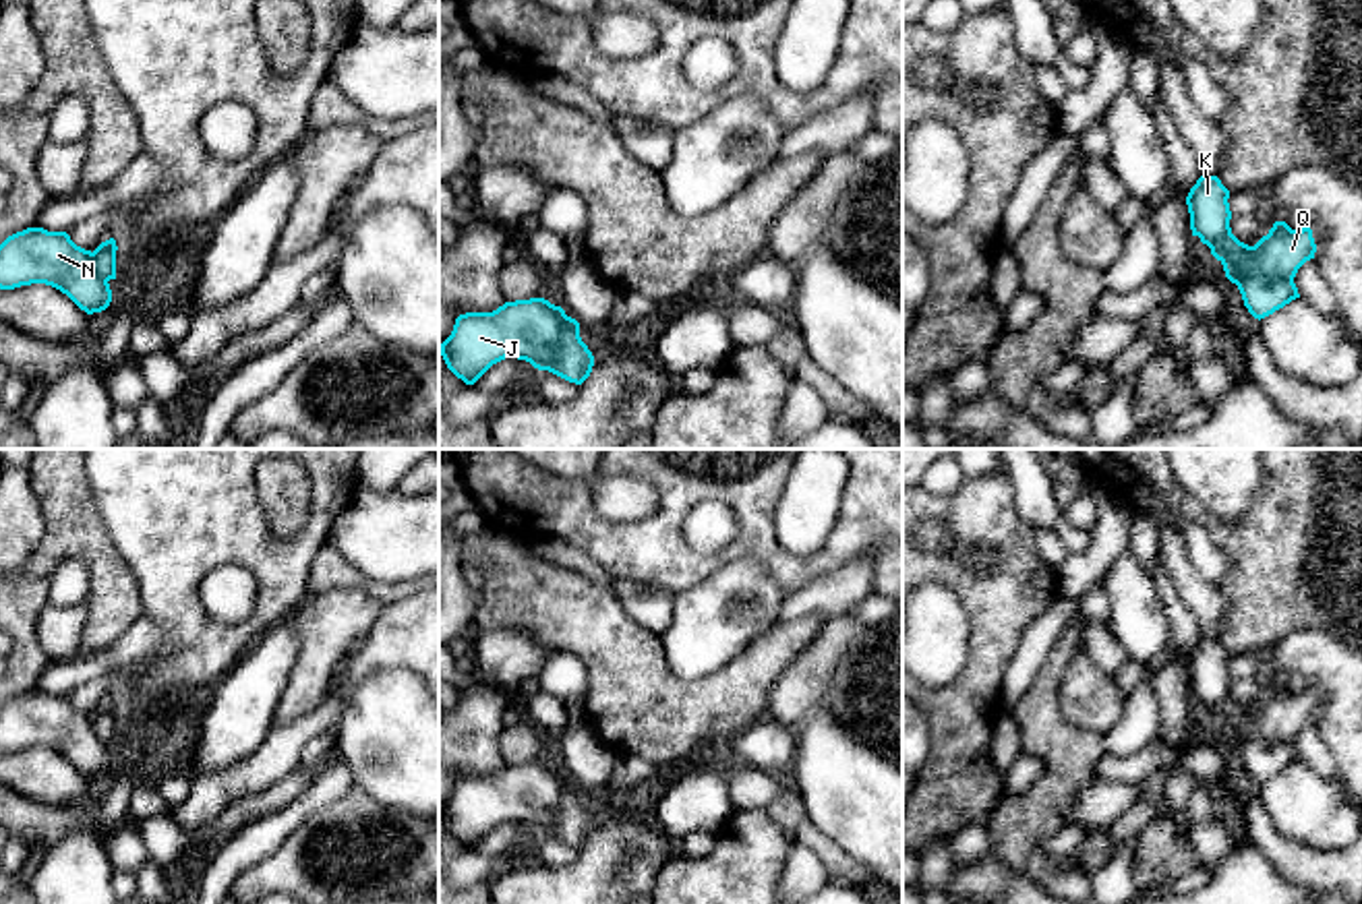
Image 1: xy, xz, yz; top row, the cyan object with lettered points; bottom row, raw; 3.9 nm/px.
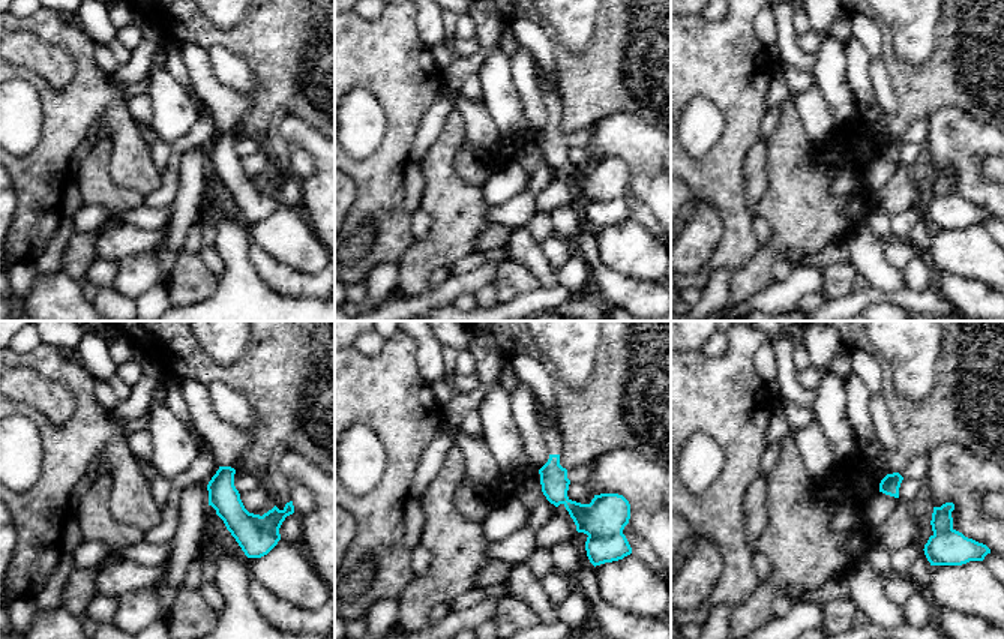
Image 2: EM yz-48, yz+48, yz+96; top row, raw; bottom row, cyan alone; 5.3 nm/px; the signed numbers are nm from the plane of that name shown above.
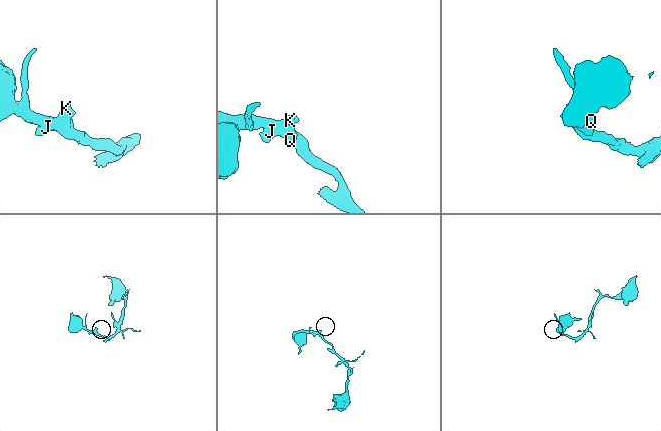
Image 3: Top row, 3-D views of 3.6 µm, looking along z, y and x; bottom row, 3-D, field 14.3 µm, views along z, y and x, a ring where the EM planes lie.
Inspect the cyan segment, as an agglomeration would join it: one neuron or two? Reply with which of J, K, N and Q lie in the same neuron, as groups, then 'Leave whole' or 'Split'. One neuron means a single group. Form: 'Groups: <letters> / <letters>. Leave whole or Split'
Groups: J K N / Q. Split

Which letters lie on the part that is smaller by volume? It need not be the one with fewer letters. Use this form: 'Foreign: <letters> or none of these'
Foreign: Q

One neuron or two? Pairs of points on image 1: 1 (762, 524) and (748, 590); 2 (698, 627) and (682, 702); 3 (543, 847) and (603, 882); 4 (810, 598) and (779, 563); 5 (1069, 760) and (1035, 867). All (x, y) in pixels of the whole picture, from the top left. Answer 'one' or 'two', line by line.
1: two
2: two
3: two
4: two
5: two

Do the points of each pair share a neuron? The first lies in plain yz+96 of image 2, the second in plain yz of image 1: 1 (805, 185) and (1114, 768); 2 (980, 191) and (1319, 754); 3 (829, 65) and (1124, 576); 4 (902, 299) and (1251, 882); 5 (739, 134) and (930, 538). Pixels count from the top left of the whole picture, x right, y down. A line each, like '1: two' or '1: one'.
1: two
2: two
3: one
4: two
5: two

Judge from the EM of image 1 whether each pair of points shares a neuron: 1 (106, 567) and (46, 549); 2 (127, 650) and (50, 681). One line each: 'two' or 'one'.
1: one
2: one

